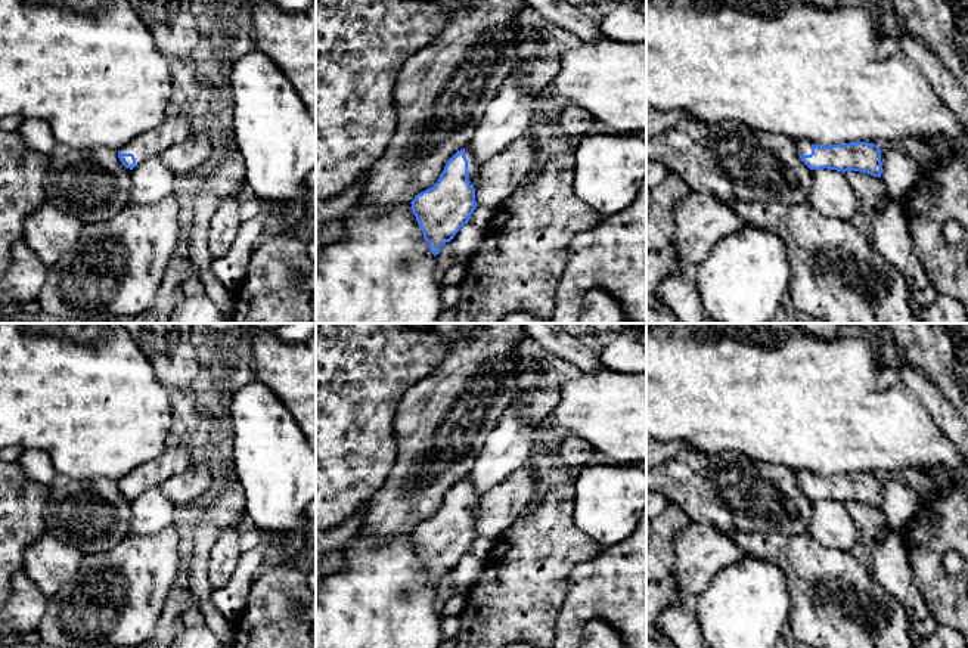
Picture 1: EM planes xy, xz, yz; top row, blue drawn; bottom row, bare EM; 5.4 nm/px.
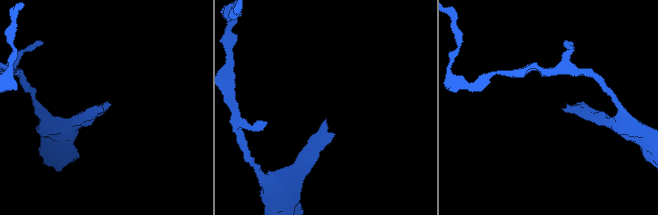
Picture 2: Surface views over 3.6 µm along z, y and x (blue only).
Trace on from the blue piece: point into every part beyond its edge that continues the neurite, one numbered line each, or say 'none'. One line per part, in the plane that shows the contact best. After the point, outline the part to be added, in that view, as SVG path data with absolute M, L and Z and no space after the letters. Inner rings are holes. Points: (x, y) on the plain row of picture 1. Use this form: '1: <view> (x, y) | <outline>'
1: xz (472, 498) | M469 474L465 478L465 487L468 490L468 502L469 502L468 512L469 512L469 515L472 515L475 512L477 503L481 497L478 497L475 494Z

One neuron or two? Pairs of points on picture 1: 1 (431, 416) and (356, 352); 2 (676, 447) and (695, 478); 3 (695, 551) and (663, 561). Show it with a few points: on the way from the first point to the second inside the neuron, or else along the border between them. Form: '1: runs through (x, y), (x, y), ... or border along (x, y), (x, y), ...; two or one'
1: border along (431, 372), (405, 393), (394, 427); two
2: border along (689, 447), (661, 465); two
3: border along (685, 526), (673, 538), (673, 570), (670, 573); two

